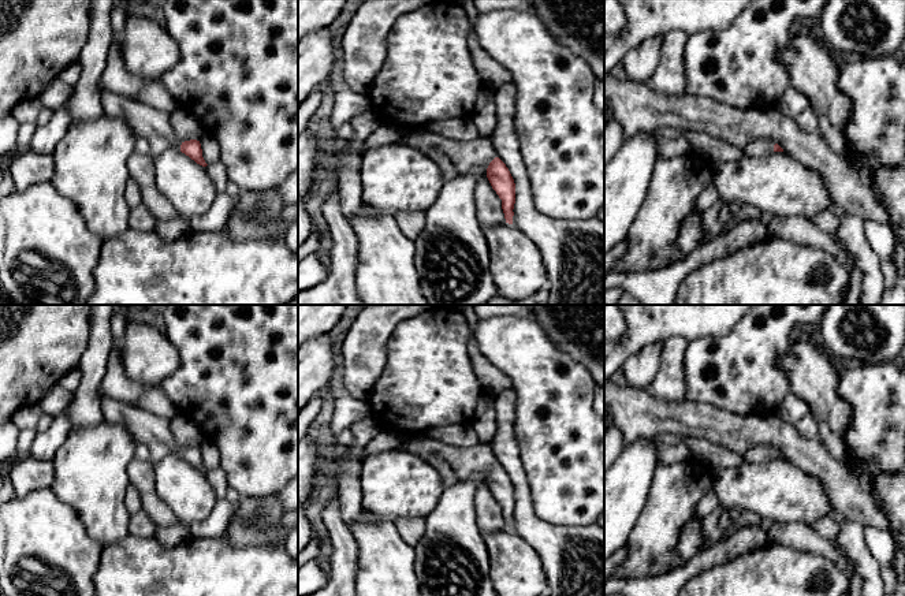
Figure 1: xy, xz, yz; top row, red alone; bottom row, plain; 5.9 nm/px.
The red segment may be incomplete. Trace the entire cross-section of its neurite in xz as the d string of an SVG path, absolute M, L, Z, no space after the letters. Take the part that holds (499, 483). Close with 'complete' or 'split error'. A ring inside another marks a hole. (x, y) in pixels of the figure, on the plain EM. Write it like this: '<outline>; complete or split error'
M413 439L403 440L401 450L422 458L428 455L442 457L454 470L458 480L469 478L473 473L484 473L492 495L502 506L506 529L513 530L515 489L488 443L480 443L473 447L454 447L432 439Z; split error

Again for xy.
M111 398L100 399L104 420L123 425L133 436L135 444L145 444L150 452L150 463L154 466L163 458L176 455L189 462L197 470L206 473L201 450L197 446L180 448L170 429L170 420L141 410L133 405Z; split error

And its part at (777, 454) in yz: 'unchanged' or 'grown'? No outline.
grown

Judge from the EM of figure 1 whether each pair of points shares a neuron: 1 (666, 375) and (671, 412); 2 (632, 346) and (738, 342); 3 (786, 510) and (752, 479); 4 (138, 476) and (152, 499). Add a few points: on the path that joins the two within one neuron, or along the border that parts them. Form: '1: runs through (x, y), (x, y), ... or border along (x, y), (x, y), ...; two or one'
1: border along (644, 388), (659, 398), (684, 401); two
2: border along (721, 335), (700, 336), (689, 342); two
3: runs through (778, 502), (760, 487); one
4: runs through (144, 481), (148, 494); one

